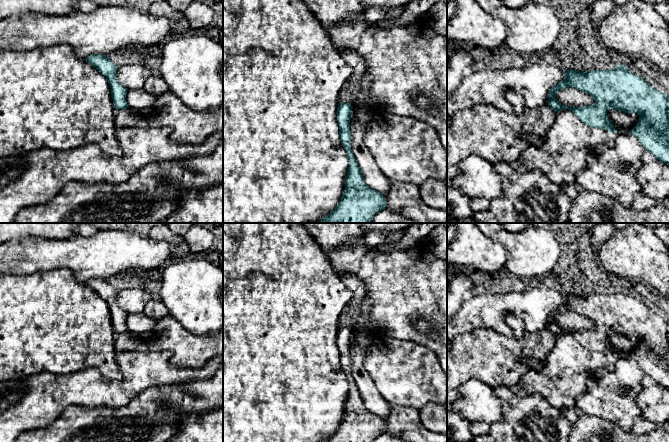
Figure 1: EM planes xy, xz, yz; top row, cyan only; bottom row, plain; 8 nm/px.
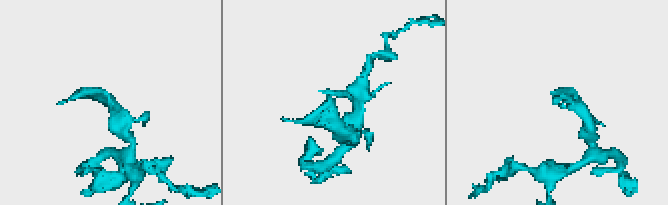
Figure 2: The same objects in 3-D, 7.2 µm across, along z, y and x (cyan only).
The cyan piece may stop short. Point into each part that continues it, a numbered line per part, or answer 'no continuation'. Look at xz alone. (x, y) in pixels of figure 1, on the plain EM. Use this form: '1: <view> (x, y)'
no continuation

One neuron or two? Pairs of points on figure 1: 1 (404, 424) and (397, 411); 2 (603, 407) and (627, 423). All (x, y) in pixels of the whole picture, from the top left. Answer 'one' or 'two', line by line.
1: one
2: one

